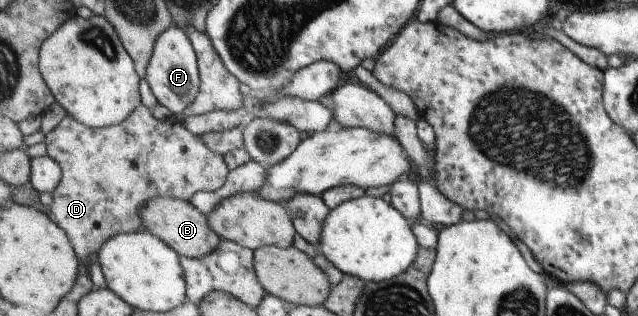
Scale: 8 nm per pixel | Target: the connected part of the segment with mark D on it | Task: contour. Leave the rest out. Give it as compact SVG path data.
M144 104L140 105L122 124L99 129L82 124L80 121L77 121L75 117L67 114L55 129L52 129L45 135L44 142L48 148L48 155L58 162L63 170L62 182L53 192L53 205L50 207L50 211L54 215L54 220L68 233L68 236L71 237L72 244L75 245L75 251L79 255L81 264L84 263L87 267L89 266L88 258L90 258L90 254L95 253L98 261L100 247L102 247L108 239L111 239L113 236L119 235L120 233L129 233L137 231L138 229L146 229L143 226L143 220L141 219L141 208L150 199L163 196L189 201L197 192L219 191L220 188L227 183L227 178L231 171L225 157L215 153L200 136L196 136L196 133L190 132L181 118L171 116L163 120L158 120L158 118L152 114L151 108L148 108L148 106Z

